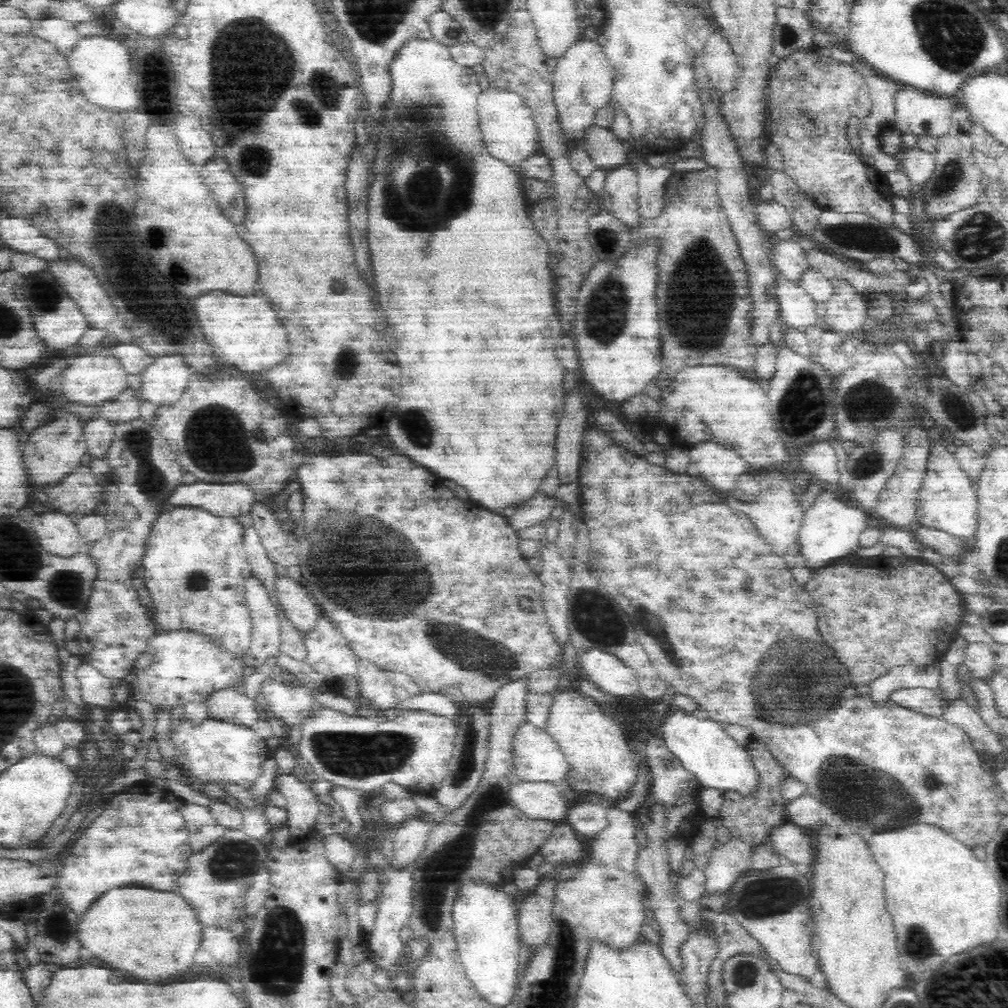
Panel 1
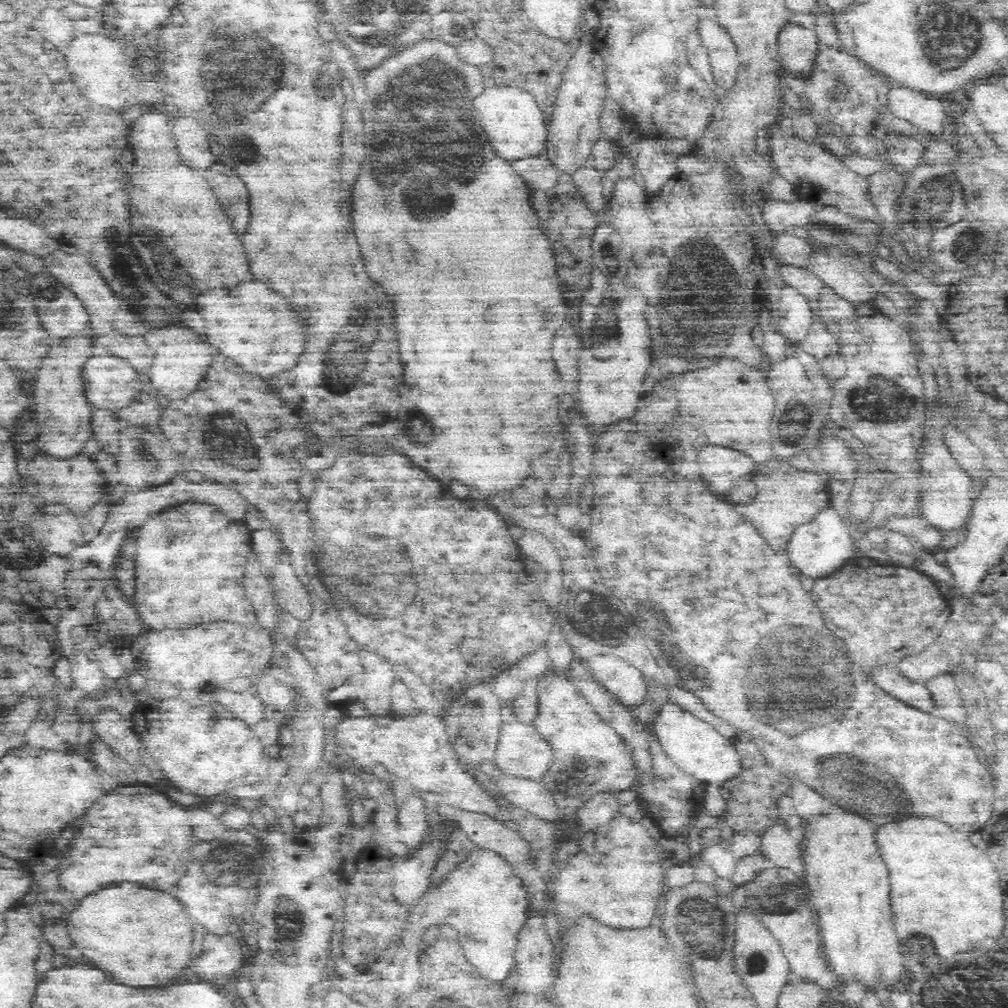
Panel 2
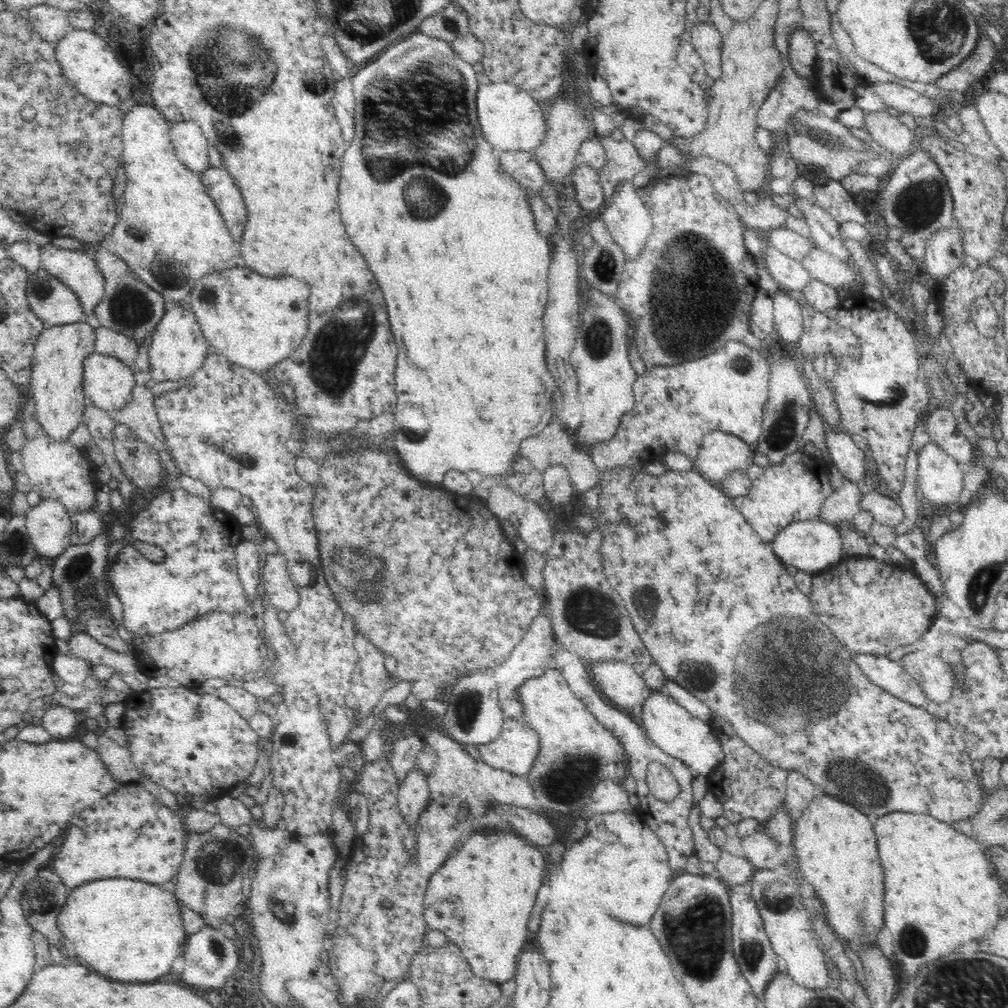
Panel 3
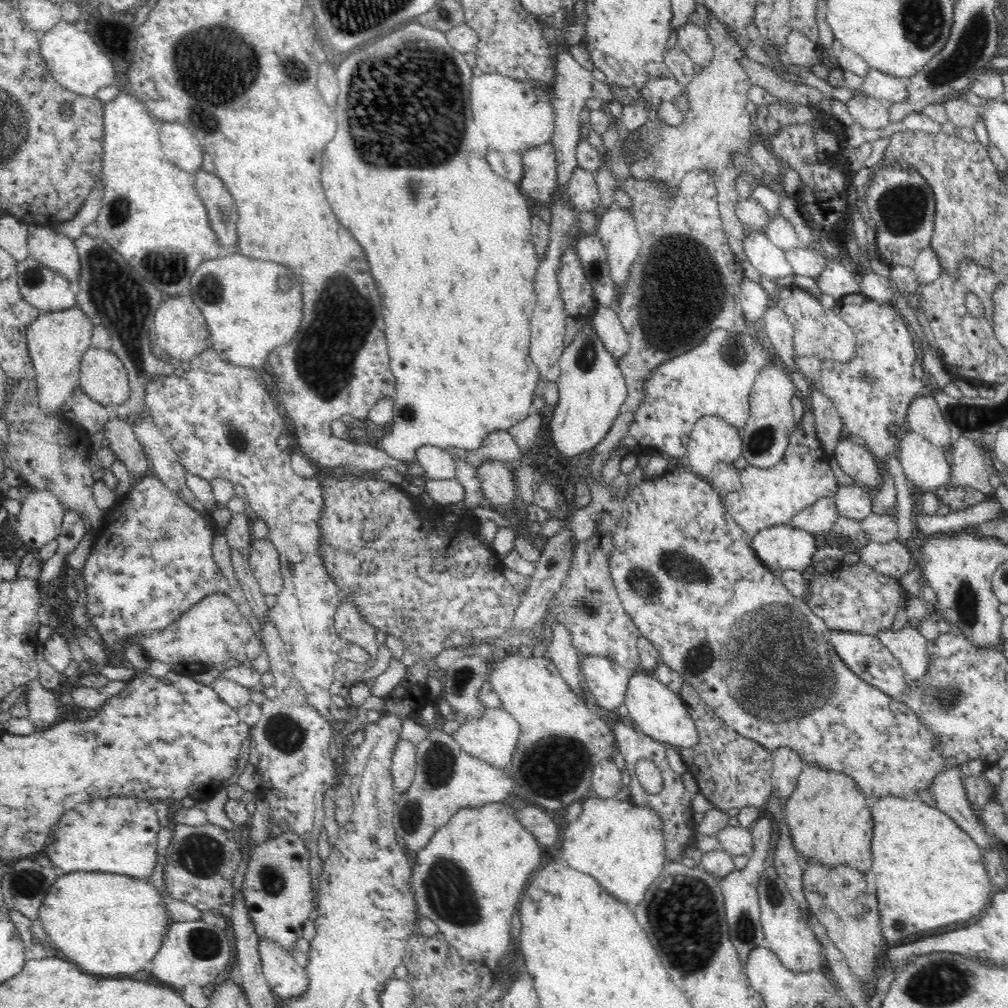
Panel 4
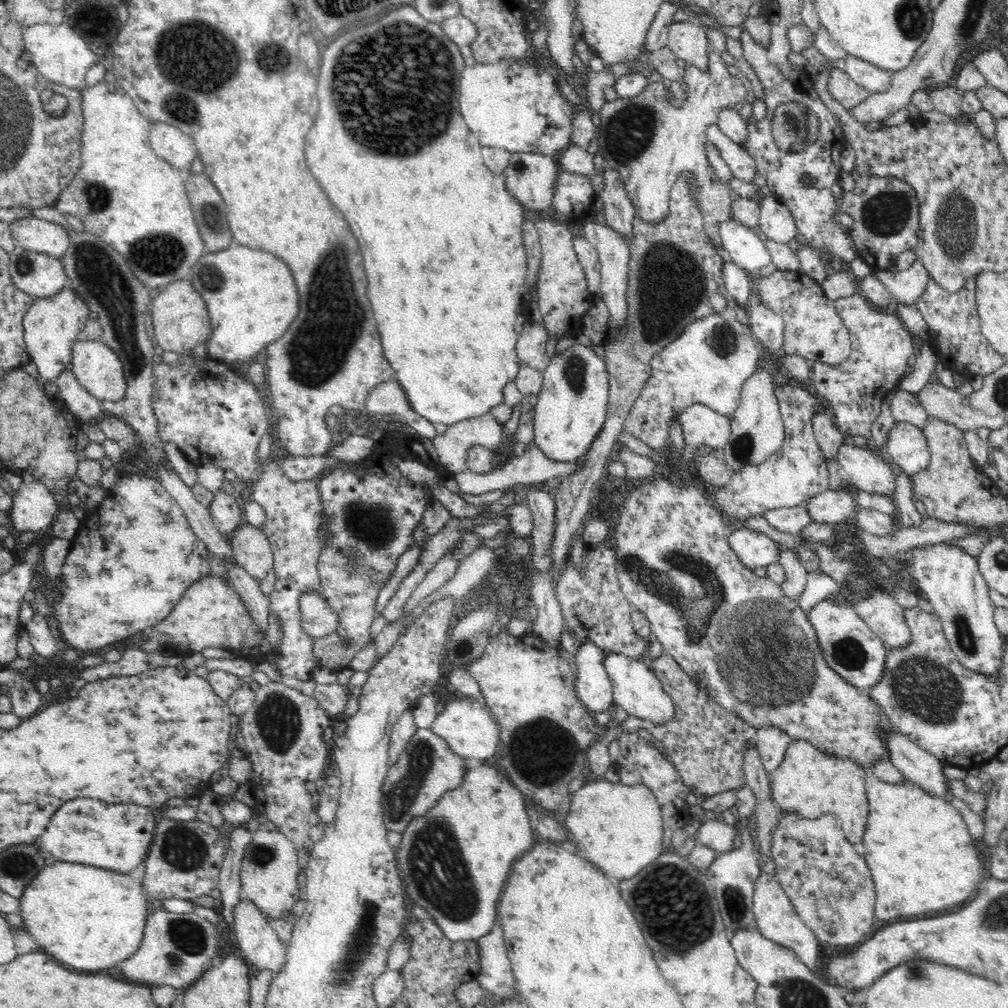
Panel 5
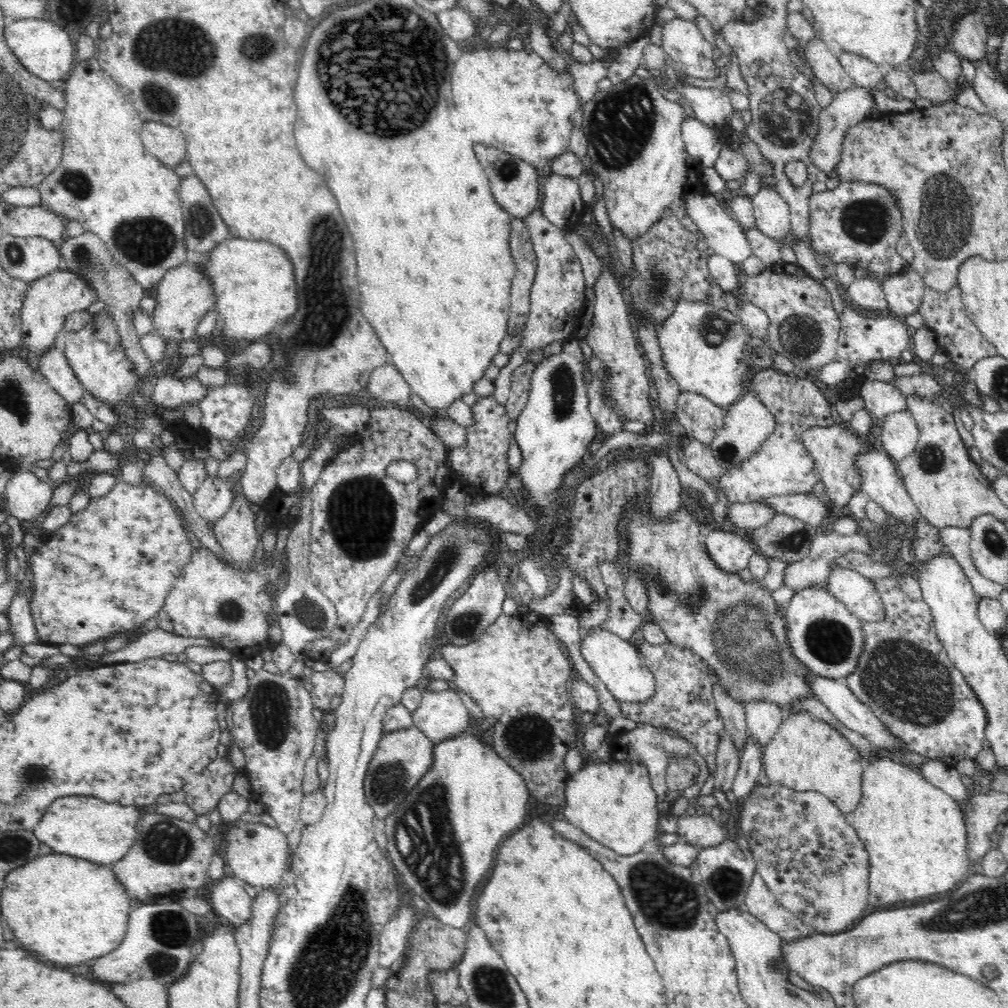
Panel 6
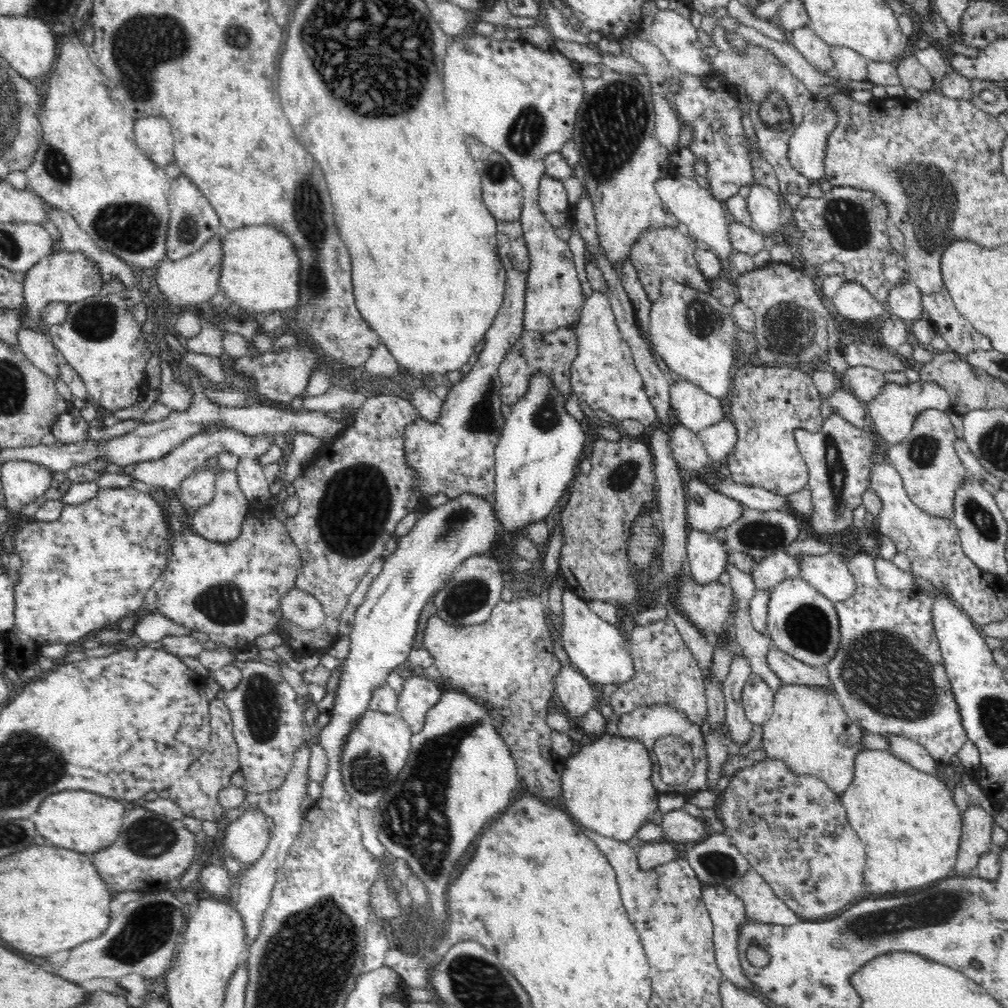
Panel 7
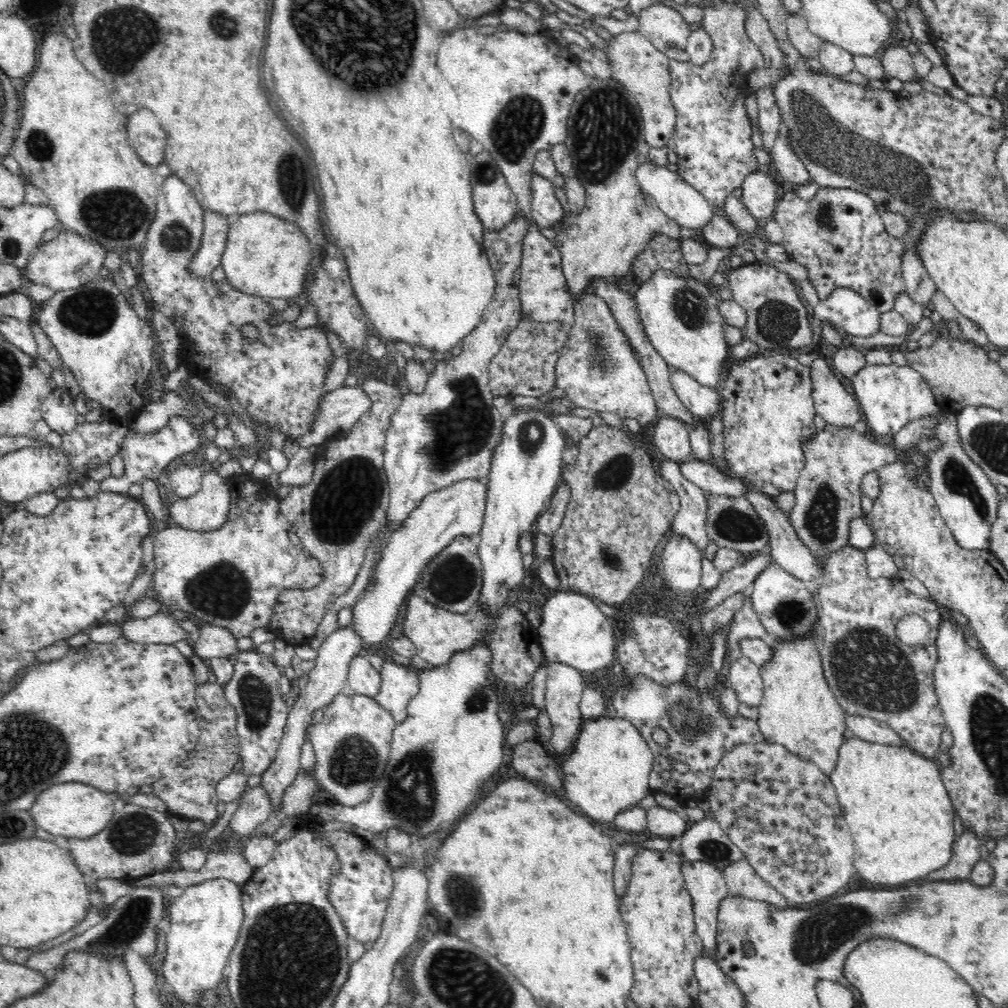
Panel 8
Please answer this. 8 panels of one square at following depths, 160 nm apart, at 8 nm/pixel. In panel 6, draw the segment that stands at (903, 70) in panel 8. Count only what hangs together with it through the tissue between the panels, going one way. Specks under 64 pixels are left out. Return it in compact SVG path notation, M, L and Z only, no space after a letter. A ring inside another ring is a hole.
M936 70L910 72L914 87L919 96L928 98L932 103L956 101L956 86L949 83Z

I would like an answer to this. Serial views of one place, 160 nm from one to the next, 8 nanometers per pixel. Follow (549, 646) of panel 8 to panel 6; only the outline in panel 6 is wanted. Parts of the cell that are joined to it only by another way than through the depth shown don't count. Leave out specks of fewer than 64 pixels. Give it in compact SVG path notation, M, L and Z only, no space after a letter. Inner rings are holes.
M564 572L562 578L559 578L560 586L554 586L544 599L536 599L534 597L528 604L530 611L539 613L541 616L549 618L554 614L573 615L580 612L582 602L577 598L576 593L572 592L572 578L575 573ZM594 627L582 636L582 656L592 667L594 674L602 680L606 688L619 702L644 702L654 696L656 681L650 669L644 664L636 646L622 640L613 632Z

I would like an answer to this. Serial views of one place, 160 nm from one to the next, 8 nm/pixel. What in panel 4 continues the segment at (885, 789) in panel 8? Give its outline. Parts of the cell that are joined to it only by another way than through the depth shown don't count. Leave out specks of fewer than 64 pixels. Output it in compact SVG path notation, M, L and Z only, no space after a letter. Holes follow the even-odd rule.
M883 797L869 800L869 804L874 822L871 883L878 890L879 925L888 945L900 946L918 936L936 935L976 921L990 904L995 886L984 867L982 849L972 838L933 803L927 805L918 798Z

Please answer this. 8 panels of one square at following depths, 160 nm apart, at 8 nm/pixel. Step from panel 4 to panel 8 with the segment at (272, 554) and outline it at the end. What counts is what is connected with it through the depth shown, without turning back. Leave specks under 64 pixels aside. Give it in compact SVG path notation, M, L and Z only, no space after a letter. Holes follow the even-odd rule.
M216 470L202 476L200 490L194 496L180 498L170 503L168 516L182 528L198 532L212 532L224 526L232 499L228 479Z

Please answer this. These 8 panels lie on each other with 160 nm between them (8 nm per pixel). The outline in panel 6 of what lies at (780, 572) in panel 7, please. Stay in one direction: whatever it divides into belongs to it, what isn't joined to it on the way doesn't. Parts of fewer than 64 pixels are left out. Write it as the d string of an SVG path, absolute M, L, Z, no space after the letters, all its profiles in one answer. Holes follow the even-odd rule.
M832 530L830 533L814 536L814 540L810 540L808 556L798 562L786 564L784 585L793 589L808 586L822 587L830 574L831 563L847 552L852 552L852 550L858 552L858 542L864 542L864 540L870 540L870 536L865 534L858 540L858 533L842 536Z

